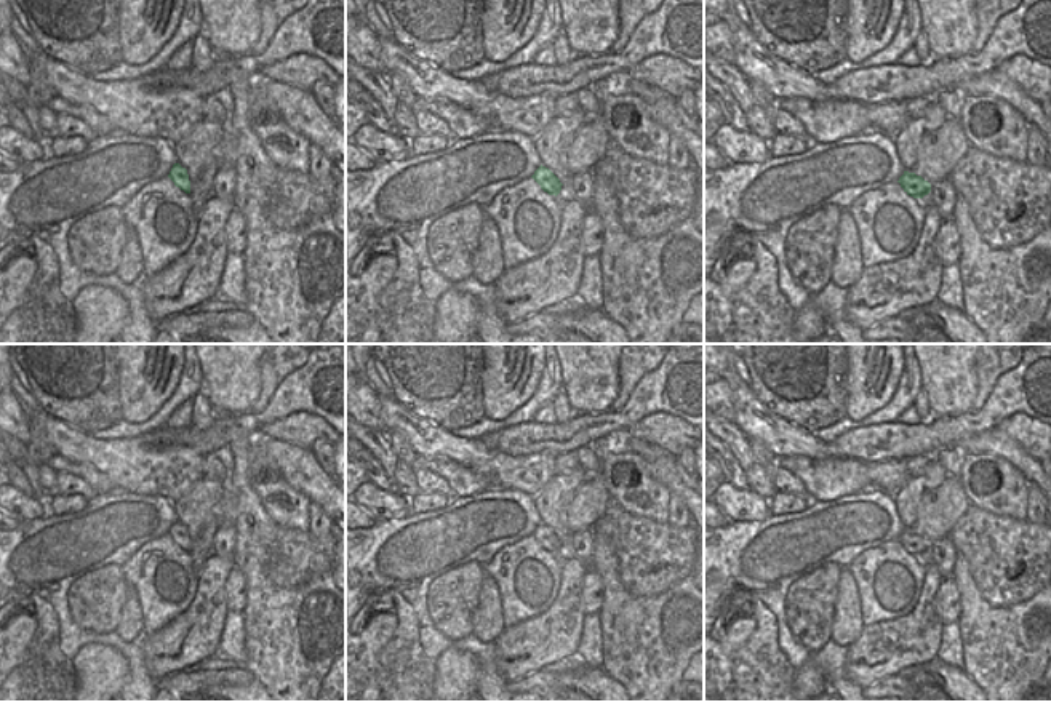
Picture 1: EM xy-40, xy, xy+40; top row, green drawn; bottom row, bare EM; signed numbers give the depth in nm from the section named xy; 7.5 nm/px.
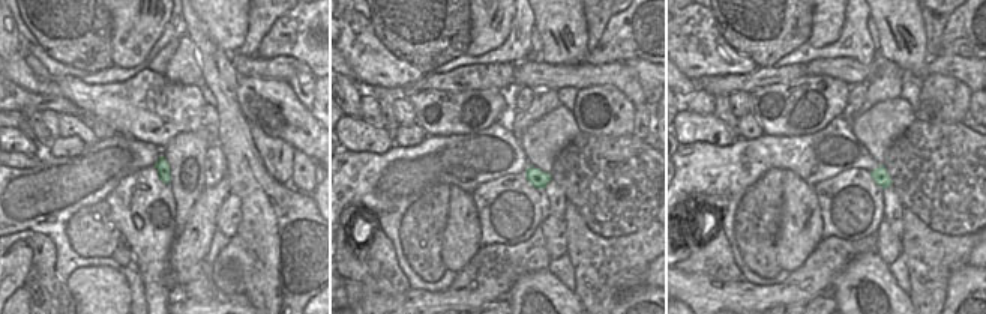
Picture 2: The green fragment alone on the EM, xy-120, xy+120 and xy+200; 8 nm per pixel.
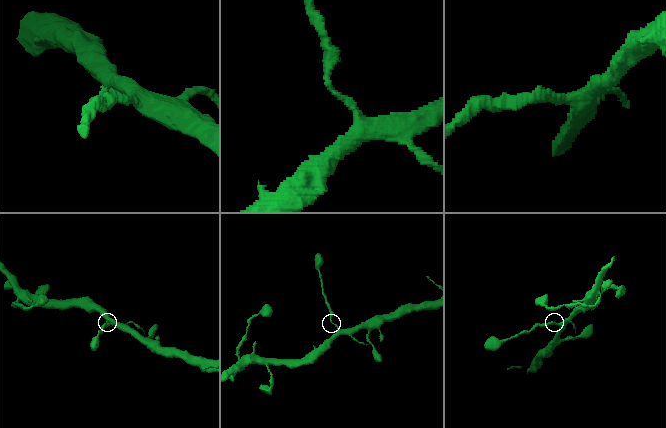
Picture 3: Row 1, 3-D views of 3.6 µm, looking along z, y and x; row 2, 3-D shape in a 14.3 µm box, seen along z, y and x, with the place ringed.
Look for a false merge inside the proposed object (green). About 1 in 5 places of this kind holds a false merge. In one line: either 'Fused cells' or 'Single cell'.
Fused cells

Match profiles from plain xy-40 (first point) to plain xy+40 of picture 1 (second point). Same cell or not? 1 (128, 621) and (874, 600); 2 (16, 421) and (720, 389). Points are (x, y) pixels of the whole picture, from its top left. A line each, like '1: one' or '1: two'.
1: two
2: one

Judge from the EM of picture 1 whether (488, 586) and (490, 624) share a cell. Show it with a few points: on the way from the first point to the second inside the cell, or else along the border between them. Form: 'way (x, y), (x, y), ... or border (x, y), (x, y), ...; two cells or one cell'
way (488, 595), (488, 614); one cell

